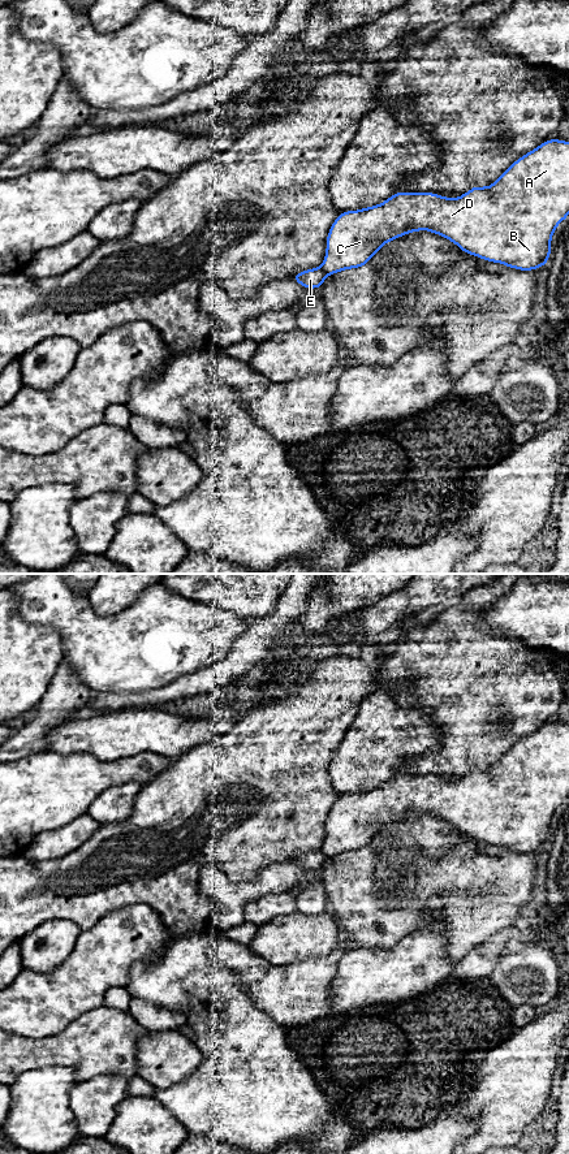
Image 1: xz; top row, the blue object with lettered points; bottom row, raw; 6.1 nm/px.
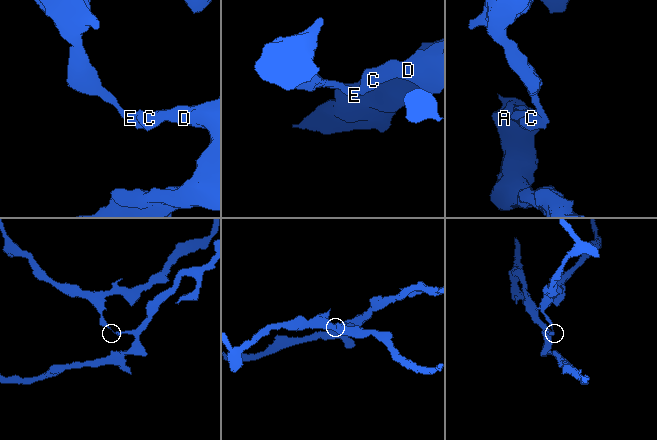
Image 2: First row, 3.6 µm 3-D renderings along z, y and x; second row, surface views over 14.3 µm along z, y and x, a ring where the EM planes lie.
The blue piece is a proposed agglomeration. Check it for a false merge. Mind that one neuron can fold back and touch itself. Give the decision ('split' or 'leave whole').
split

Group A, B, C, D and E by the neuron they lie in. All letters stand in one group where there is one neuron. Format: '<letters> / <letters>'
A B C D / E

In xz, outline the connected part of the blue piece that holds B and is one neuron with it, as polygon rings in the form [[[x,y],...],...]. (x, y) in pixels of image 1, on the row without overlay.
[[[548,722],[535,732],[517,742],[488,770],[474,769],[460,781],[445,781],[435,775],[397,774],[378,788],[344,794],[332,805],[326,824],[327,834],[322,847],[327,859],[361,851],[383,830],[411,814],[428,813],[456,826],[465,837],[501,846],[518,853],[534,853],[547,847],[551,822],[557,808],[569,799],[569,725]]]

